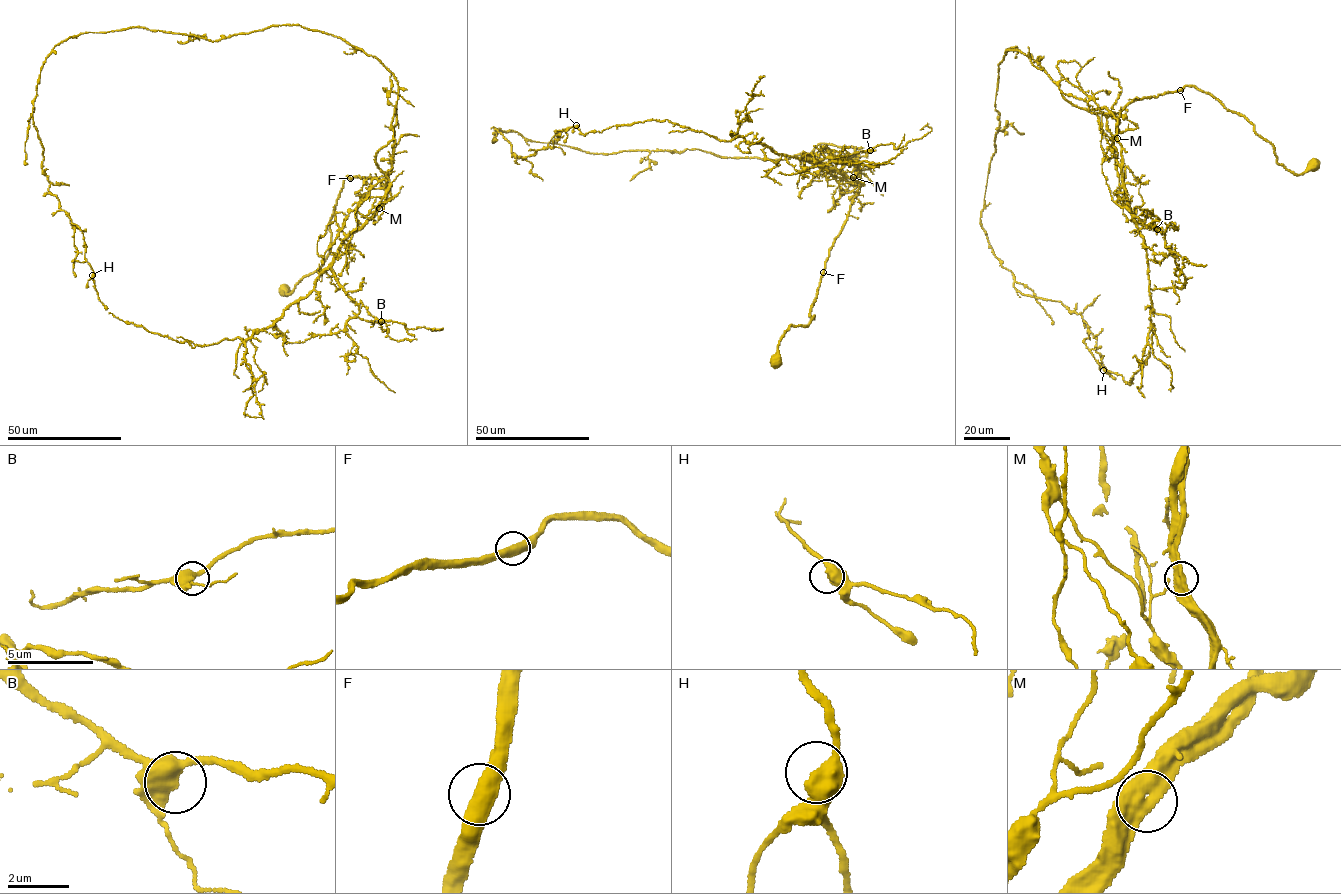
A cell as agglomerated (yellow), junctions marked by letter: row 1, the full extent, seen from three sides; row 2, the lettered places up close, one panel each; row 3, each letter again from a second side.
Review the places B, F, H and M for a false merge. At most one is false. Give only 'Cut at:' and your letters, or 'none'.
Cut at: none

